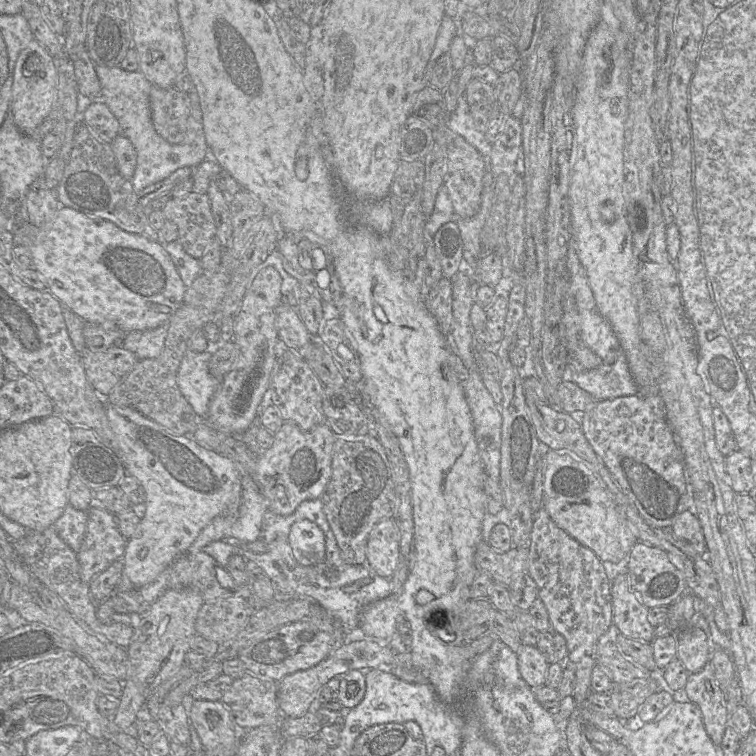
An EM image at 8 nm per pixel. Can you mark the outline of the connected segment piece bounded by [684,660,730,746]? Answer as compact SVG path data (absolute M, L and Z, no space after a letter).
M710 660L696 673L690 673L684 686L690 702L701 711L705 730L715 746L720 746L730 715L722 691L716 683Z

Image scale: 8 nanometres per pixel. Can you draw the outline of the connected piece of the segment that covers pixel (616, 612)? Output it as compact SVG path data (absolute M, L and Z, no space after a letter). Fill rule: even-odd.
M618 574L611 581L612 623L620 634L633 640L652 643L654 627L647 619L645 607L630 587L627 574Z

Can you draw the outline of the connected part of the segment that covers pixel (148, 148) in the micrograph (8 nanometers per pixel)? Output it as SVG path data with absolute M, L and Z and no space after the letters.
M95 65L95 71L101 85L100 100L118 119L122 134L133 144L137 153L137 164L131 179L134 190L139 193L145 188L168 178L180 168L195 168L192 175L192 192L206 194L209 184L222 171L222 168L210 157L203 129L203 115L195 86L187 92L190 99L190 115L184 140L180 144L170 144L155 130L150 112L150 91L152 84L140 72L128 72L121 67Z

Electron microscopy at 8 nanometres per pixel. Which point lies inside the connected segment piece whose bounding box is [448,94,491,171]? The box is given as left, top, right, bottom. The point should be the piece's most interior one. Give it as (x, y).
(459, 122)

